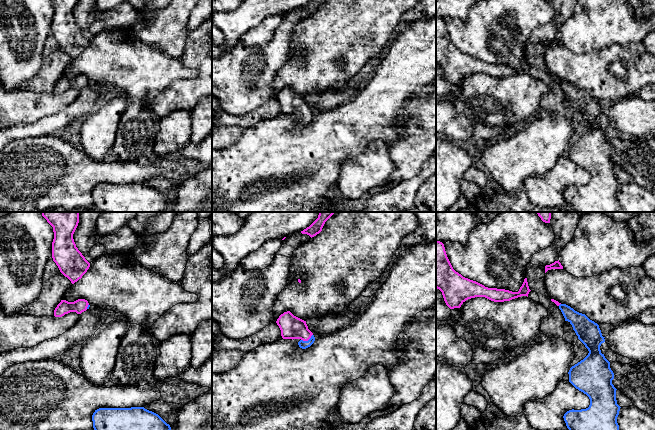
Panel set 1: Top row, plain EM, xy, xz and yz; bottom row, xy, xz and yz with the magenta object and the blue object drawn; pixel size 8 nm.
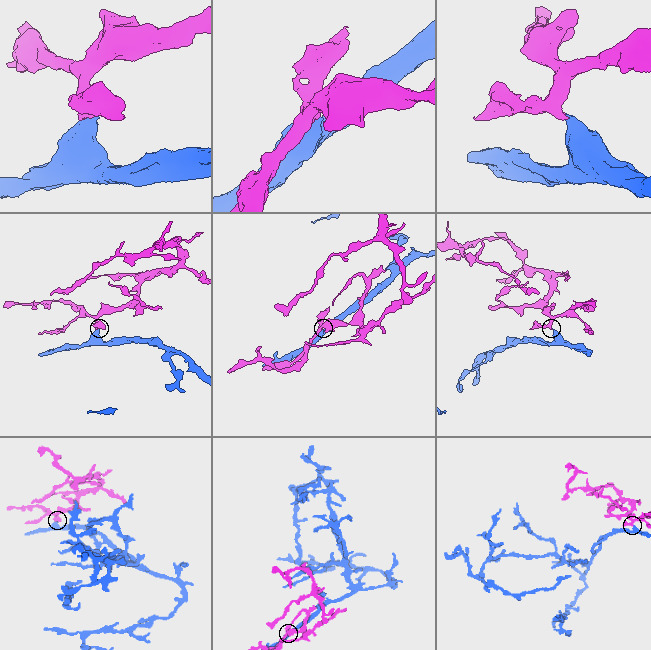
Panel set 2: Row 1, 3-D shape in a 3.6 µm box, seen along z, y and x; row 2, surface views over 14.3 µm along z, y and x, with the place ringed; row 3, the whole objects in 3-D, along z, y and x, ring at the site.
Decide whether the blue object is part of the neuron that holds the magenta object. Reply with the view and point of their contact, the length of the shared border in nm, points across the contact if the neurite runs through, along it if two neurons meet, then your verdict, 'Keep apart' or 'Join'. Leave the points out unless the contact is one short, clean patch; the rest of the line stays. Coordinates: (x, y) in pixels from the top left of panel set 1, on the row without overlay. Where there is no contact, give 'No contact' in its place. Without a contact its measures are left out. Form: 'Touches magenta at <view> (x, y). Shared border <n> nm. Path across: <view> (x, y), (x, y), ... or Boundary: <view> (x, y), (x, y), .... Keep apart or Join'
Touches magenta at xz (307, 116). Shared border 110 nm. Path across: xz (292, 103), (307, 116), (302, 120). Join

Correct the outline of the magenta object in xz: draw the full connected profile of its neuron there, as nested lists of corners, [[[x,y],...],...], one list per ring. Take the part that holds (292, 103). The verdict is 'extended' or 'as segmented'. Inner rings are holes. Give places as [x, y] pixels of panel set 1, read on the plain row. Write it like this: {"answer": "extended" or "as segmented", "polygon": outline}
{"answer": "extended", "polygon": [[[290,87],[284,88],[276,97],[283,115],[299,115],[298,121],[302,125],[310,123],[315,113],[308,105],[306,97],[294,92]]]}

